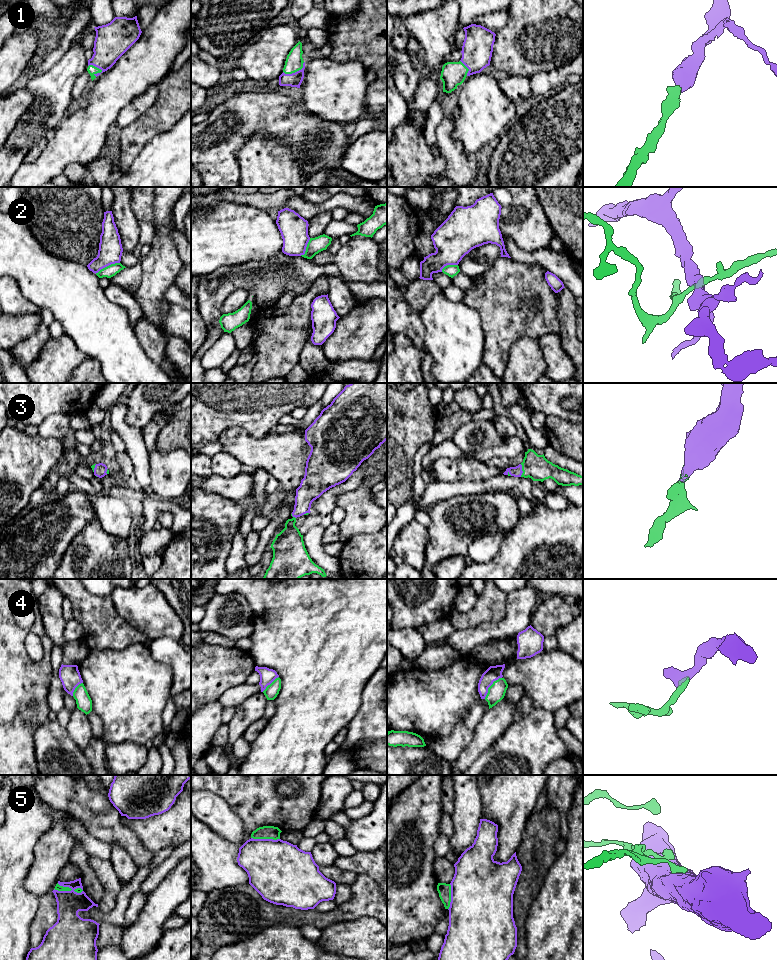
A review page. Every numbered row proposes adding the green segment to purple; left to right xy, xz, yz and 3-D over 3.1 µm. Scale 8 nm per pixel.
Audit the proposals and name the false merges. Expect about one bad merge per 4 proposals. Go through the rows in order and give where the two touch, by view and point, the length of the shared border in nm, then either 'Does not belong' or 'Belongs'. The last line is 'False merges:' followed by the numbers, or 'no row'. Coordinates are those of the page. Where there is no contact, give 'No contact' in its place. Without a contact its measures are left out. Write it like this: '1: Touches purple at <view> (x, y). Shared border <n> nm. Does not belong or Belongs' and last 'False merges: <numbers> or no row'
1: Touches purple at xy (95, 66). Shared border 130 nm. Belongs
2: Touches purple at xy (107, 265). Shared border 220 nm. Does not belong
3: Touches purple at yz (521, 470). Shared border 100 nm. Belongs
4: Touches purple at yz (490, 685). Shared border 220 nm. Belongs
5: Touches purple at xy (68, 891). Shared border 240 nm. Does not belong
False merges: 2, 5

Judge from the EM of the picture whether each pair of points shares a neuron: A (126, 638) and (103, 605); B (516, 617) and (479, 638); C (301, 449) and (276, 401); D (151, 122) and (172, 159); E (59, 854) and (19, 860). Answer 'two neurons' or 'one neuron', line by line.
A: one neuron
B: one neuron
C: two neurons
D: two neurons
E: two neurons

